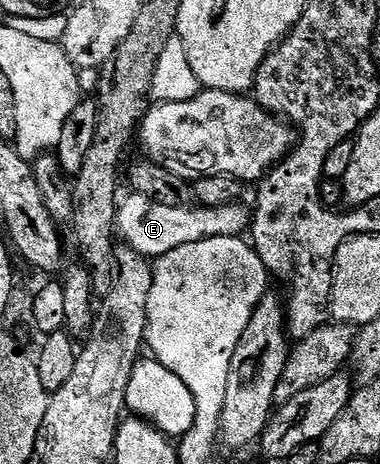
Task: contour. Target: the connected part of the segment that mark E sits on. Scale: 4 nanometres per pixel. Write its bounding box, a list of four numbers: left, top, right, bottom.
[115,193,251,260]

